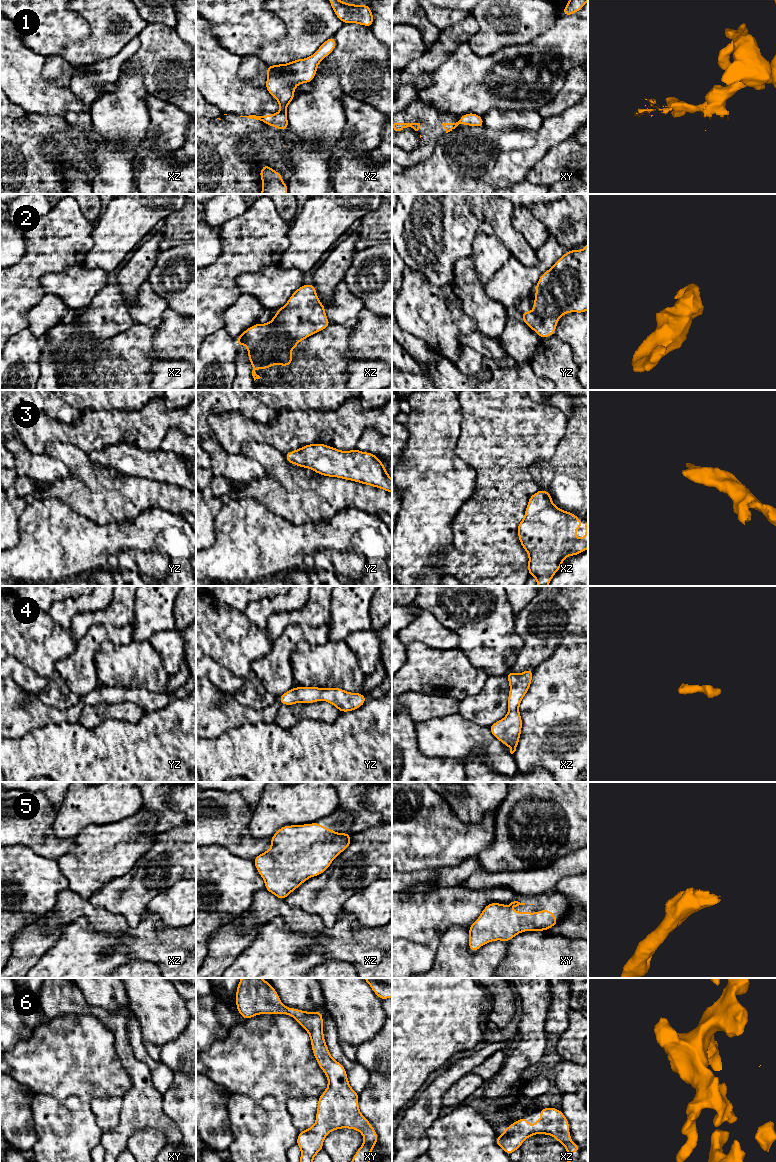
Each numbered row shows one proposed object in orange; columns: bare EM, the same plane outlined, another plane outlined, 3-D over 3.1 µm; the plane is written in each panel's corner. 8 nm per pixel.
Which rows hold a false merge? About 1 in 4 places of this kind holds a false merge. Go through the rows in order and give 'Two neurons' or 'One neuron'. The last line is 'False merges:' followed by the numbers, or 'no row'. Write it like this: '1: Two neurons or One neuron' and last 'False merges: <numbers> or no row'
1: Two neurons
2: One neuron
3: One neuron
4: One neuron
5: One neuron
6: One neuron
False merges: 1

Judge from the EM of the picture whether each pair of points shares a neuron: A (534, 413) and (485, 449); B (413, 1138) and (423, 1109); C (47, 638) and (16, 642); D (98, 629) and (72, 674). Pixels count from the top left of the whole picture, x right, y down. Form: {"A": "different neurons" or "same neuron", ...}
{"A": "same neuron", "B": "same neuron", "C": "same neuron", "D": "same neuron"}

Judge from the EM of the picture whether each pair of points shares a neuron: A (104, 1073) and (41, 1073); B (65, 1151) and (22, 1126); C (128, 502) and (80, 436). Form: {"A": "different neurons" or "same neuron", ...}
{"A": "same neuron", "B": "different neurons", "C": "different neurons"}

